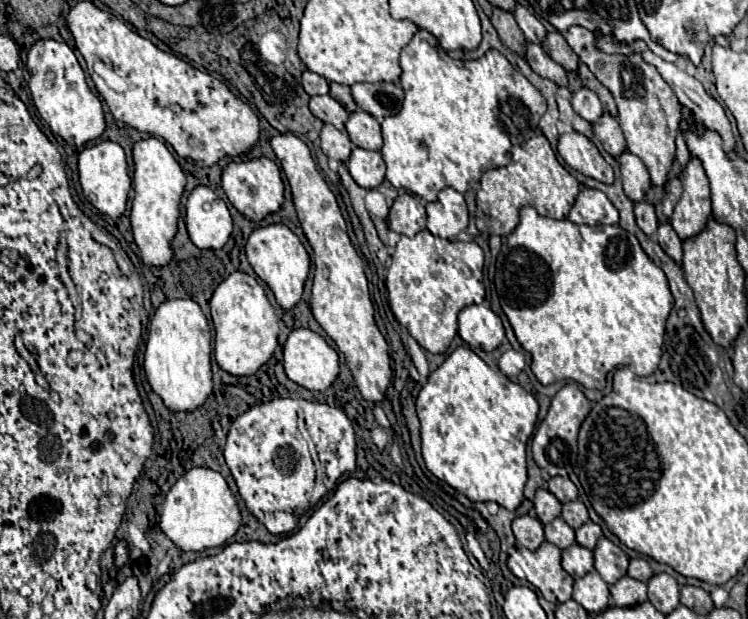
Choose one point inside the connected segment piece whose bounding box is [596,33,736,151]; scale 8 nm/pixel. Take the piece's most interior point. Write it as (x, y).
(690, 93)

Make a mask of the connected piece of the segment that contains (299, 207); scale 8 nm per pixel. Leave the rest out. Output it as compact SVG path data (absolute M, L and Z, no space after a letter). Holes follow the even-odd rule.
M284 133L276 135L270 141L270 145L286 173L286 179L290 181L298 221L310 247L314 249L316 271L310 299L312 315L322 325L326 335L336 343L338 351L344 353L362 397L370 403L380 403L392 381L388 345L382 333L378 331L374 319L374 305L364 275L364 265L348 237L348 227L338 207L338 201L330 191L330 187L326 185L326 181L322 179L322 175L316 171L314 159L304 141L300 141L292 133ZM324 269L328 271L328 275L322 273Z

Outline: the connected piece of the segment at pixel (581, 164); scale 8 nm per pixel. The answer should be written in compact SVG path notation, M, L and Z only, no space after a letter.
M562 133L560 141L558 141L558 153L562 155L562 159L576 171L602 181L606 185L614 183L614 171L612 167L604 161L604 157L600 155L598 147L584 135L580 133Z

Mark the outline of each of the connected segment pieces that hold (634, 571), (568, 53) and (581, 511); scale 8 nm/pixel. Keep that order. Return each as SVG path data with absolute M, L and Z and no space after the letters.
M632 559L632 561L630 561L630 567L628 567L628 575L630 575L632 579L638 579L638 581L642 581L642 583L648 583L648 579L650 579L654 573L652 573L650 565L648 565L644 559Z
M554 31L554 33L548 33L544 43L542 43L542 49L556 61L560 63L564 69L568 71L576 71L578 67L578 55L572 51L572 47L568 47L566 39Z
M572 501L572 503L566 503L562 507L562 517L564 521L572 527L572 529L578 529L580 525L584 525L590 517L588 517L588 509L582 501Z

